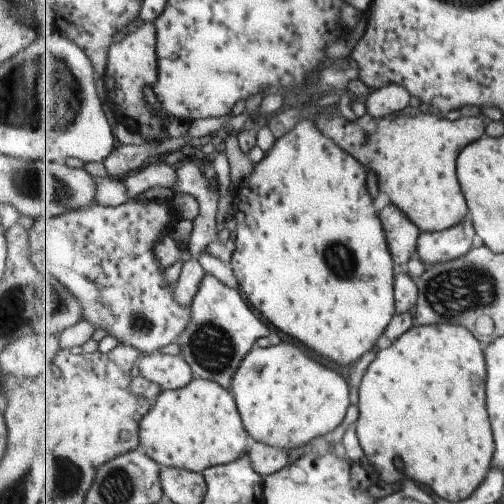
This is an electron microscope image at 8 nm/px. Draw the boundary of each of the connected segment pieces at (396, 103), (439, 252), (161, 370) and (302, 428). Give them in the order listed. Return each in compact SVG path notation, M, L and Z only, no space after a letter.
M390 84L372 91L365 103L366 112L373 118L391 116L411 104L411 93L403 86Z
M467 217L447 230L421 233L417 254L427 266L461 258L473 248L475 234L474 222Z
M157 352L154 355L143 356L138 370L139 374L158 384L163 391L183 388L195 377L191 365L181 354L166 355Z
M285 342L269 348L255 346L251 354L242 360L230 392L238 404L242 421L251 439L284 451L303 448L313 438L337 430L343 424L347 410L352 404L349 384L339 372L325 368L323 364L309 358L309 354L299 346Z

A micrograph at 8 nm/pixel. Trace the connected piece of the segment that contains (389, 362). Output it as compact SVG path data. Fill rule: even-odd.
M417 324L411 330L408 330L397 342L394 342L387 350L381 350L369 364L368 371L362 378L357 390L358 417L351 427L351 432L357 436L359 446L361 446L360 455L368 459L369 467L379 476L379 480L399 487L404 481L415 481L420 486L429 490L433 488L432 494L444 498L448 501L461 502L467 500L484 482L487 475L492 469L492 462L496 451L496 442L494 439L494 428L489 422L488 398L485 396L485 382L487 382L488 370L485 366L485 354L483 348L479 344L479 339L467 327L462 327L454 324L436 324L419 326ZM397 460L405 462L403 472L399 472L399 467L396 465Z

